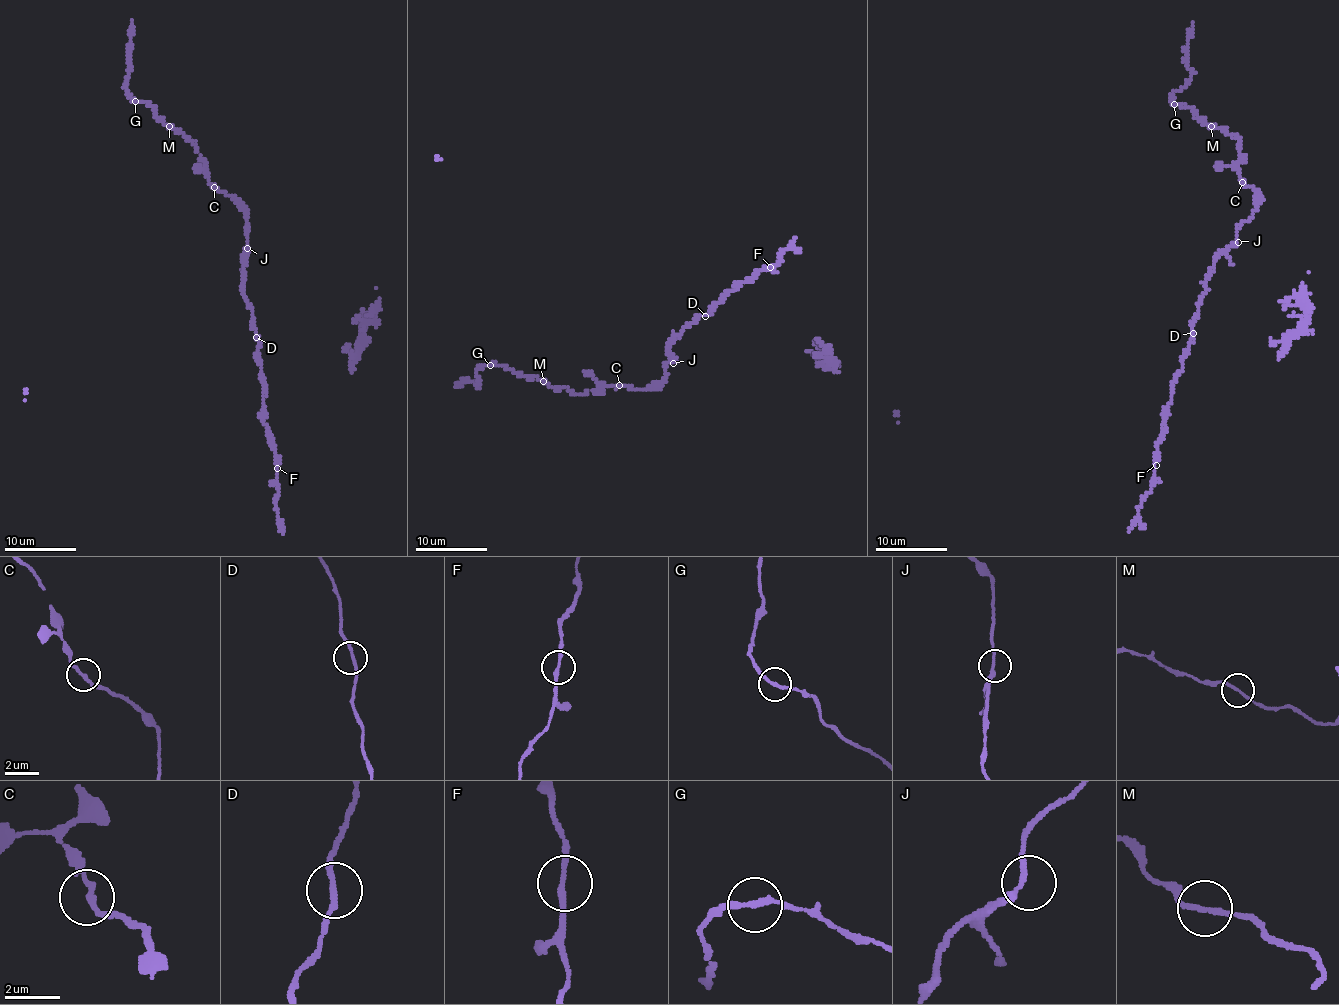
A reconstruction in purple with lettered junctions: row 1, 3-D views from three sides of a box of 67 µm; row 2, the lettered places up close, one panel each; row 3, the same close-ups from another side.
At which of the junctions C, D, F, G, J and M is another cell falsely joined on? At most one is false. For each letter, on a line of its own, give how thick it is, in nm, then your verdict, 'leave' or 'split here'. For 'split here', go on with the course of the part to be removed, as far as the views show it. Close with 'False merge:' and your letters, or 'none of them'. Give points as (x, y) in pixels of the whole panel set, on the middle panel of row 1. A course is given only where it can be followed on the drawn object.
C: 190 nm thick; leave
D: 190 nm thick; leave
F: 200 nm thick; leave
G: 200 nm thick; split here; foreign part runs (490, 364), (477, 372), (479, 383), (461, 381), (456, 384), (456, 388)
J: 180 nm thick; leave
M: 150 nm thick; leave
False merge: G

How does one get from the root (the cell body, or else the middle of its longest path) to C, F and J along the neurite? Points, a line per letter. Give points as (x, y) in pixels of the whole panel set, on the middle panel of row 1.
C: (699, 316), (670, 338), (671, 361), (663, 365), (662, 383), (648, 388), (619, 385)
F: (699, 316), (711, 313), (712, 306), (723, 301), (729, 290), (736, 289), (743, 281), (770, 267)
J: (699, 316), (685, 326), (682, 333), (670, 338), (672, 342), (667, 346), (673, 363)

